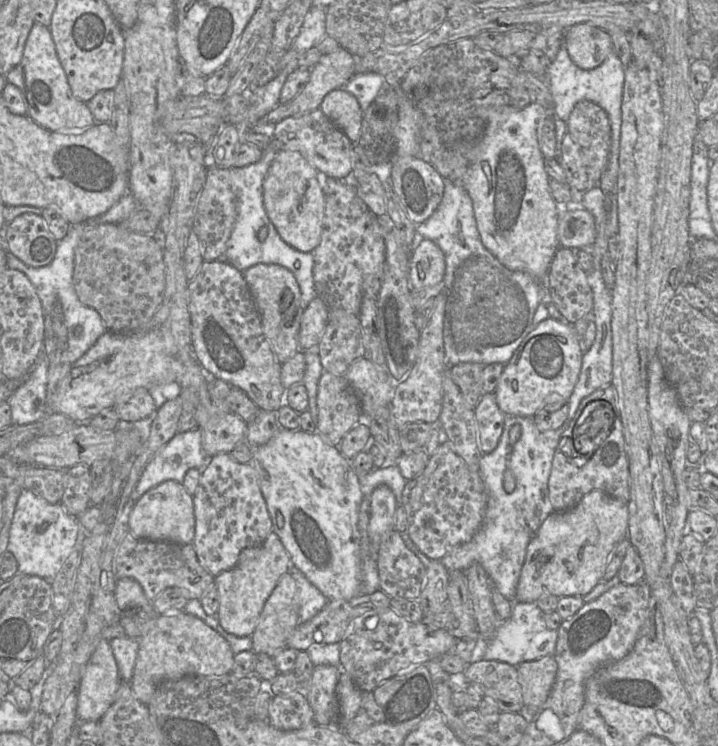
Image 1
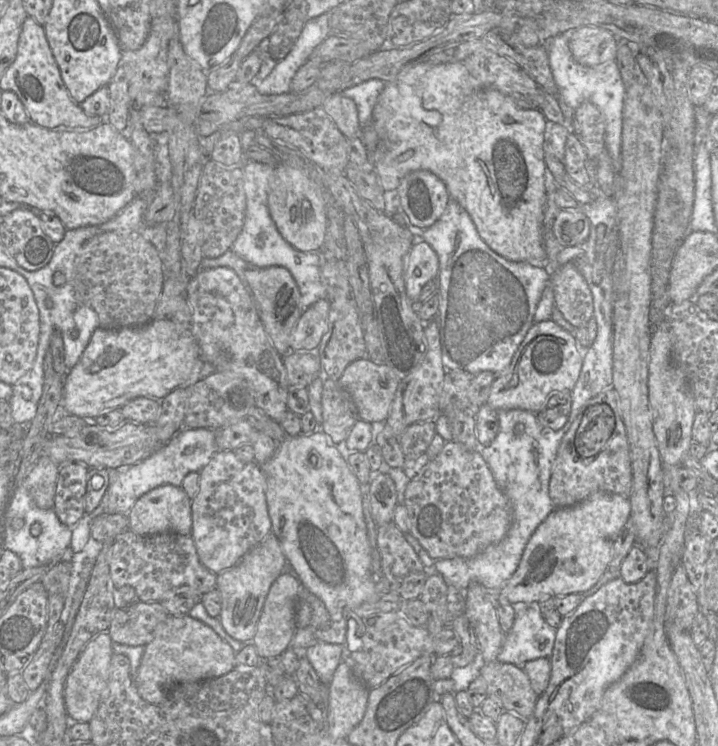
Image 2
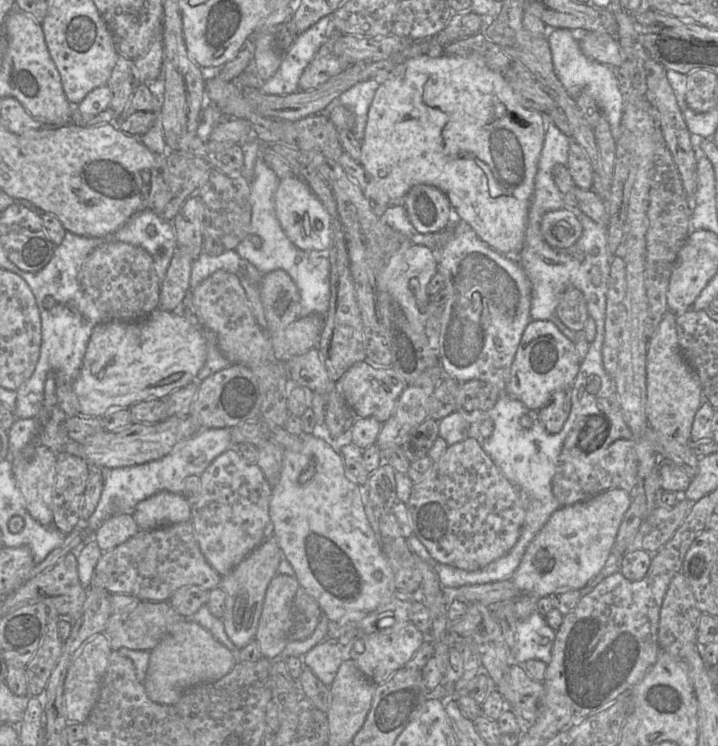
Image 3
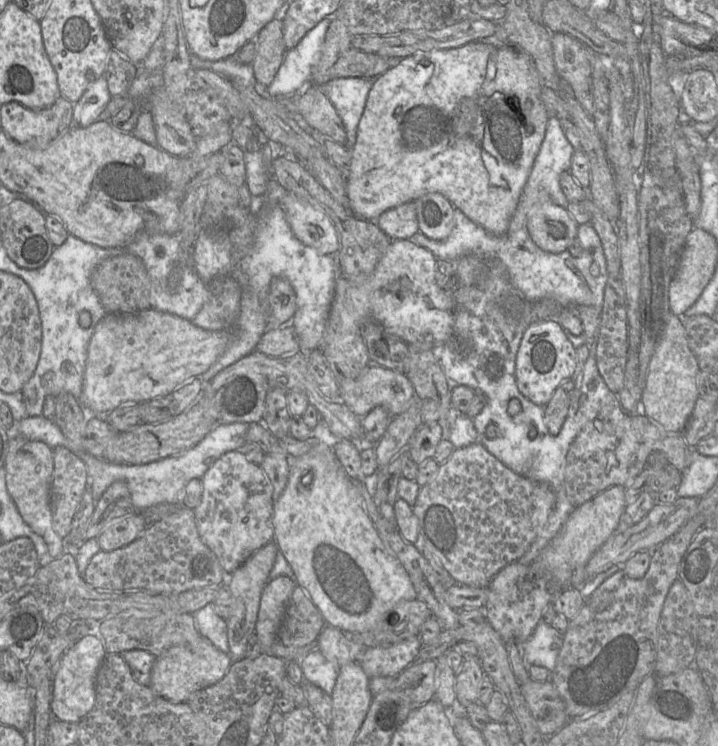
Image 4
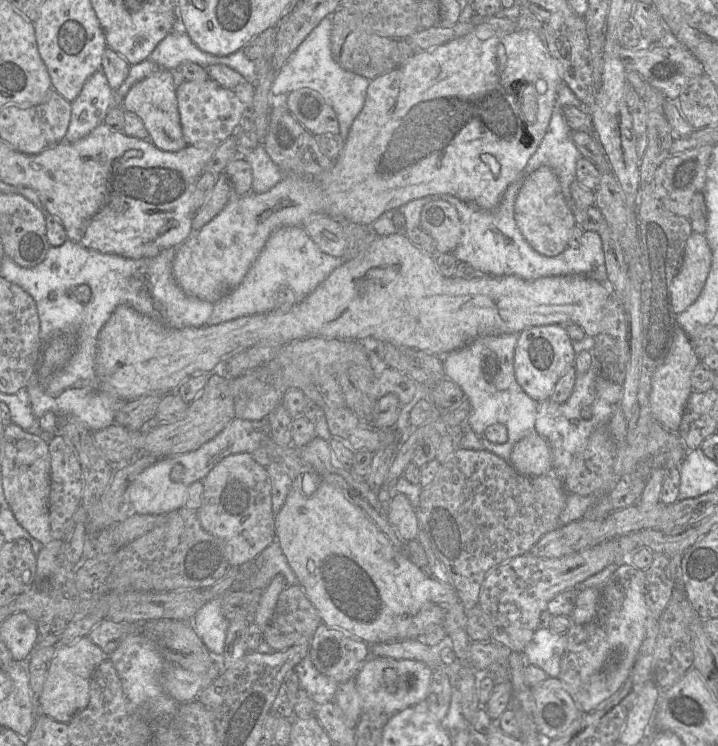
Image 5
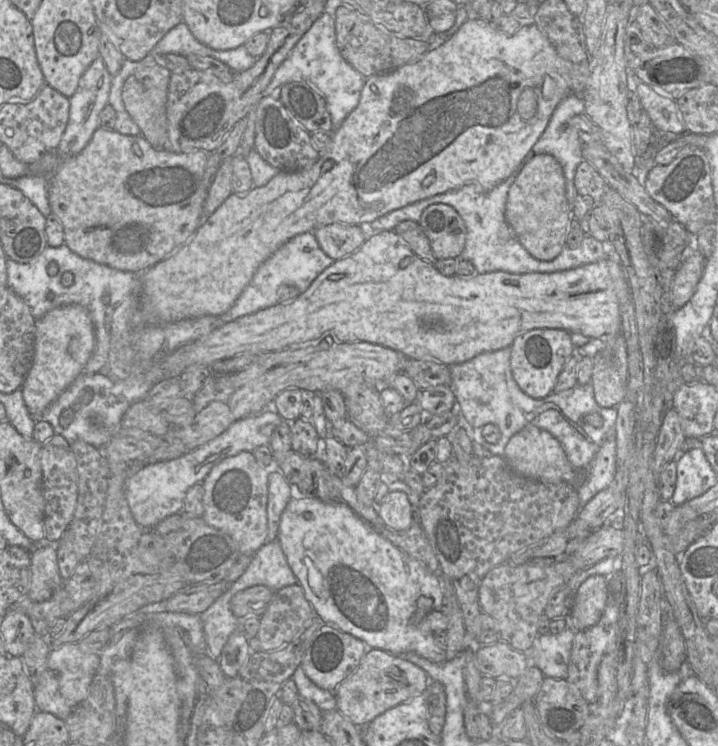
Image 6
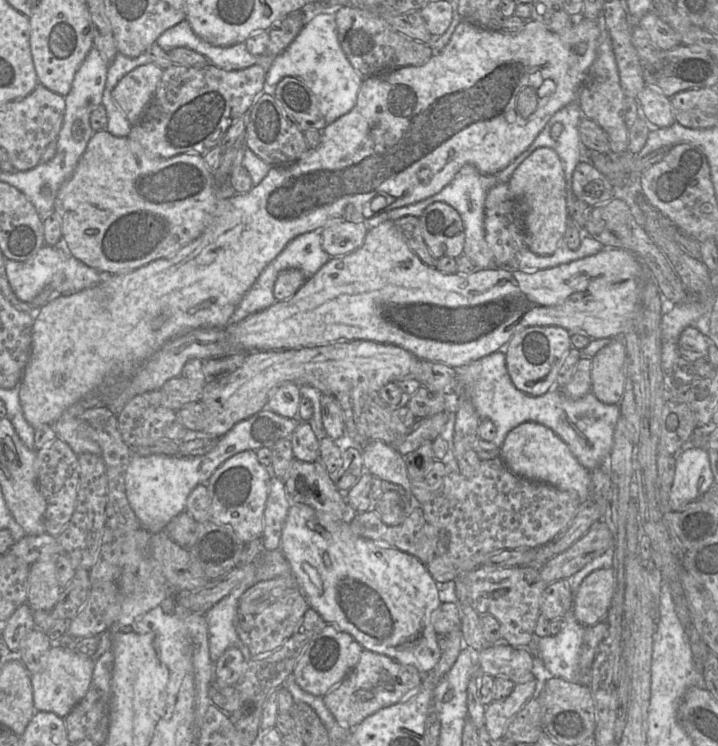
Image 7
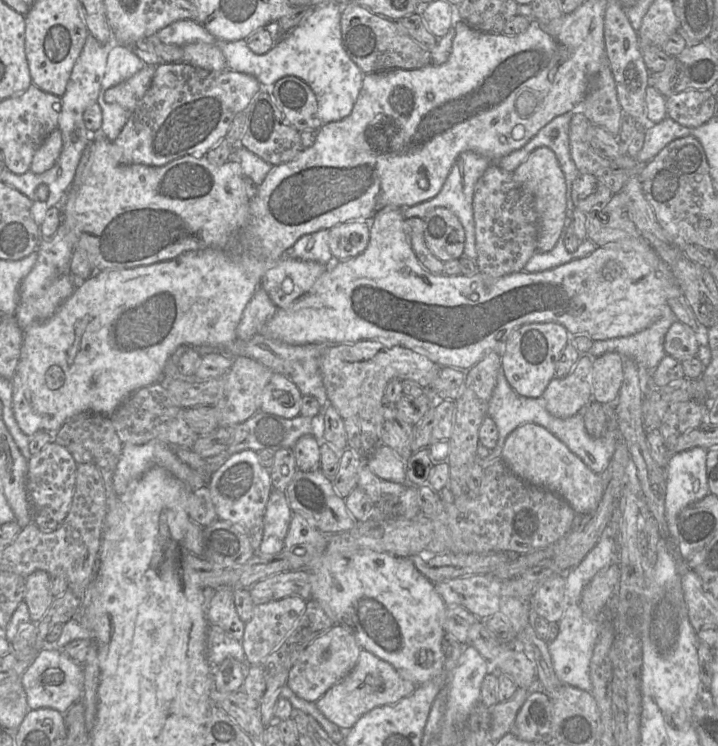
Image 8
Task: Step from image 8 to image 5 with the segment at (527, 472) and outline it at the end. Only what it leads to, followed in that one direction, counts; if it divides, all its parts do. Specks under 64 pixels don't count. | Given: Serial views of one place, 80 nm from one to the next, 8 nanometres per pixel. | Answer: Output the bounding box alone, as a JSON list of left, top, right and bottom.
[508,432,552,477]

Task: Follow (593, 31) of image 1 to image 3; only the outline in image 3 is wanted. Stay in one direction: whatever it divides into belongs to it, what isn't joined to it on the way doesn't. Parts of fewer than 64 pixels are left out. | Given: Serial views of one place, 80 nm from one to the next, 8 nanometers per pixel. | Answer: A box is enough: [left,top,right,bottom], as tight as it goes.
[578,31,623,68]

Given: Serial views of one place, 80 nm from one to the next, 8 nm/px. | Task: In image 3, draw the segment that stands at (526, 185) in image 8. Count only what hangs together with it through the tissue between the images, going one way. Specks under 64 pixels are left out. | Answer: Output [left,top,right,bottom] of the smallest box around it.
[540,209,582,249]

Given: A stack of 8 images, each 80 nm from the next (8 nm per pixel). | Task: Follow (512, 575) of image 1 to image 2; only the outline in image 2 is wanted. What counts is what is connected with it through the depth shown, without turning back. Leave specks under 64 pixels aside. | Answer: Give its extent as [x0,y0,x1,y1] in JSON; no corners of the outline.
[433,409,579,592]

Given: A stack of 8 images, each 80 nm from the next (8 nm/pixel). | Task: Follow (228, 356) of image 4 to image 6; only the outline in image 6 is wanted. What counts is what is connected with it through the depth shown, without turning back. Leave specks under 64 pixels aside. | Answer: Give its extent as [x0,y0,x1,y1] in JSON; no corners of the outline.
[220,232,335,324]

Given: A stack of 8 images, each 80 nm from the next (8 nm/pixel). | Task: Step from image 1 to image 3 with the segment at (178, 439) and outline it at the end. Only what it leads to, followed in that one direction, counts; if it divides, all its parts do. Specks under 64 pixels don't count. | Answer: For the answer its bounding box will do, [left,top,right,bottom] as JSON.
[95,428,232,517]

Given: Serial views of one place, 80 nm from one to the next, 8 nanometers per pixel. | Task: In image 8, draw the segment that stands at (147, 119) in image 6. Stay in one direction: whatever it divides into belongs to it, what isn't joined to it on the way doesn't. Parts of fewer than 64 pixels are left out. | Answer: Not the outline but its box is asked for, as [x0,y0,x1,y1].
[104,65,156,113]

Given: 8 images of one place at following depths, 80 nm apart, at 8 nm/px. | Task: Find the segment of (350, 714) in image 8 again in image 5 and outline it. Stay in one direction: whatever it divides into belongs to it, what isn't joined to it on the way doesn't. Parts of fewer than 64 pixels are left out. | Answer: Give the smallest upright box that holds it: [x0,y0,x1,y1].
[354,655,431,714]

